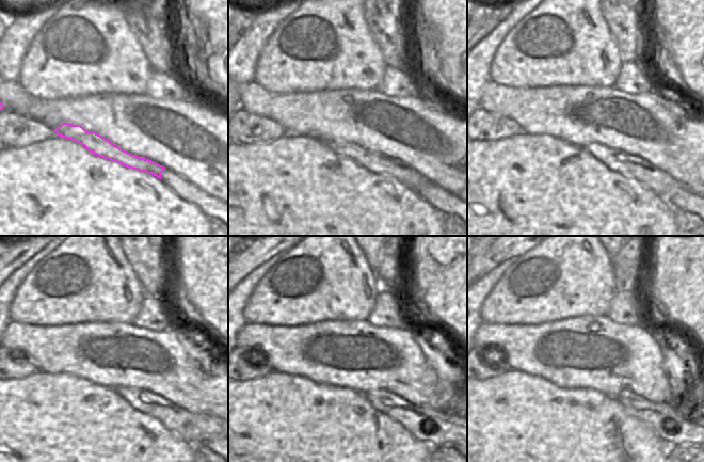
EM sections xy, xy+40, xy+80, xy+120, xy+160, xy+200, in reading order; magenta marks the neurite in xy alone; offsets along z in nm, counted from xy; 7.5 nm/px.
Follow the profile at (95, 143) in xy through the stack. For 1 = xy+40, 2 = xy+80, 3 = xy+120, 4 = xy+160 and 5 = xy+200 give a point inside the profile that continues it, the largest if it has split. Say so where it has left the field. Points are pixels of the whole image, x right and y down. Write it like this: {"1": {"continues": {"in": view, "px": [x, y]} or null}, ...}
{"1": {"continues": {"in": "xy+40", "px": [379, 163]}}, "2": {"continues": {"in": "xy+80", "px": [628, 165]}}, "3": {"continues": {"in": "xy+120", "px": [196, 428]}}, "4": {"continues": {"in": "xy+160", "px": [435, 428]}}, "5": {"continues": {"in": "xy+200", "px": [676, 423]}}}

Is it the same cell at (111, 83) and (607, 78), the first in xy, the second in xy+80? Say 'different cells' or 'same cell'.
same cell

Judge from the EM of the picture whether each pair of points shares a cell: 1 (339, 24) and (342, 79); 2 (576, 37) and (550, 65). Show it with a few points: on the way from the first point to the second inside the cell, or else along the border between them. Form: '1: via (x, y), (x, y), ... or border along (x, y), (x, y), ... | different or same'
1: via (339, 37), (342, 65) | same
2: via (572, 45), (565, 50), (563, 56), (558, 58) | same

